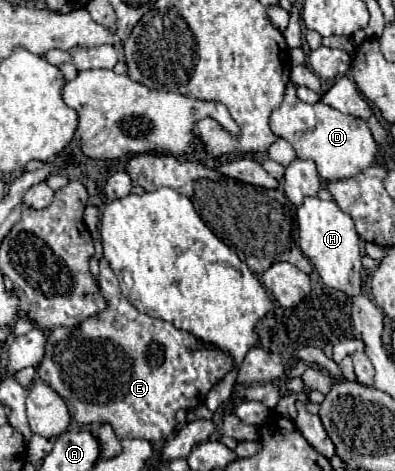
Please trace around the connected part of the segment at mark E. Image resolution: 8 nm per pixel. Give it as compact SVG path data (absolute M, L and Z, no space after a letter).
M100 259L98 285L100 285L100 291L102 291L102 295L104 295L108 307L106 307L100 315L96 315L96 317L86 319L84 323L80 323L74 331L72 331L72 329L66 329L66 327L52 329L50 335L48 335L46 355L44 355L44 359L40 361L40 365L38 365L38 375L40 375L46 383L50 383L50 385L56 389L56 393L58 393L60 397L64 397L64 401L68 403L70 415L72 415L78 423L82 423L82 425L102 425L102 423L110 423L118 439L140 437L140 439L146 439L146 441L162 441L162 439L166 439L170 433L174 433L178 409L182 409L182 407L184 407L184 409L194 409L196 405L204 403L204 399L206 399L208 391L212 389L212 385L218 383L218 381L232 369L232 359L230 359L228 355L224 355L224 353L204 349L204 345L198 343L198 339L196 339L194 335L190 335L190 333L186 333L186 331L182 331L182 329L176 329L172 323L162 321L162 319L154 319L154 317L144 315L144 313L140 313L138 309L134 309L134 305L130 305L130 301L126 301L126 297L122 297L118 279L116 279L116 275L112 273L112 269L108 267L108 261L106 261L106 259Z

